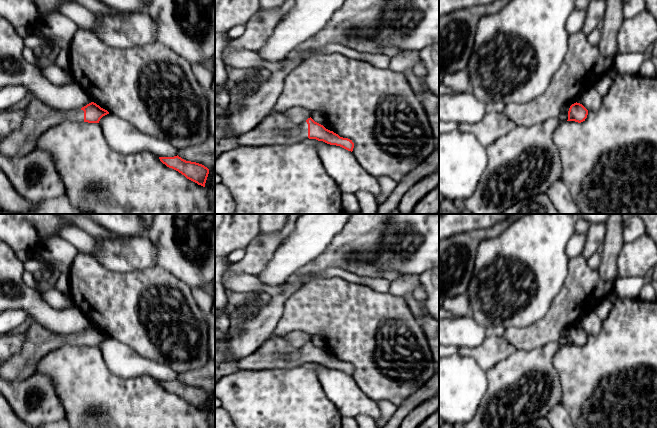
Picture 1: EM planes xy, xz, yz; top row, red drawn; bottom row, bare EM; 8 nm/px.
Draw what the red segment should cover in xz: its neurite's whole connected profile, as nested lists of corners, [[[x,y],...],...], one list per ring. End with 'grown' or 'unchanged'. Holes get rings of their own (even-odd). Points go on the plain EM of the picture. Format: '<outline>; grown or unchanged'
[[[273,335],[255,353],[237,361],[238,370],[266,370],[266,369],[291,369],[304,363],[316,363],[330,369],[340,370],[348,375],[353,375],[354,367],[348,362],[326,353],[323,349],[315,346],[311,341],[302,348],[291,346],[284,336]]]; grown

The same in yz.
[[[574,327],[570,330],[568,335],[568,344],[581,347],[585,345],[588,339],[588,334],[580,327]]]; unchanged

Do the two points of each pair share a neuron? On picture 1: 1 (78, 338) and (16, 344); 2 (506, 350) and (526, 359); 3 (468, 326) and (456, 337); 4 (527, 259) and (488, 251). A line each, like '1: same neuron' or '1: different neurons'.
1: different neurons
2: different neurons
3: same neuron
4: same neuron

